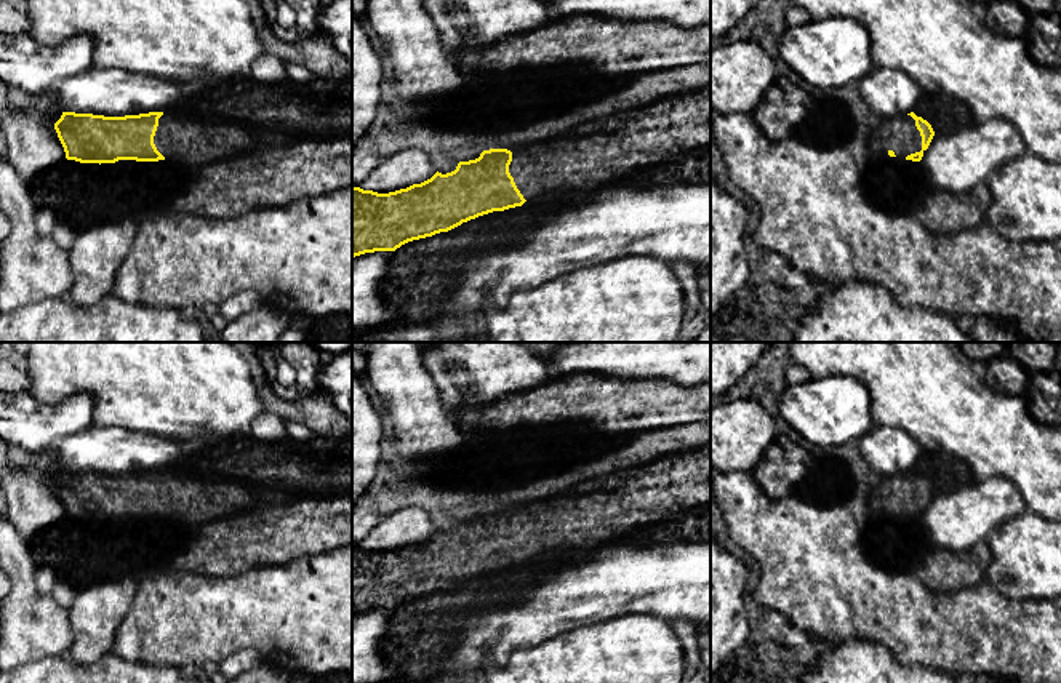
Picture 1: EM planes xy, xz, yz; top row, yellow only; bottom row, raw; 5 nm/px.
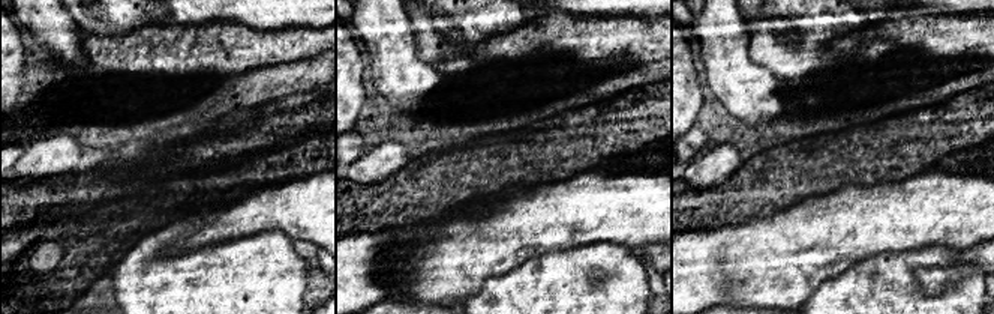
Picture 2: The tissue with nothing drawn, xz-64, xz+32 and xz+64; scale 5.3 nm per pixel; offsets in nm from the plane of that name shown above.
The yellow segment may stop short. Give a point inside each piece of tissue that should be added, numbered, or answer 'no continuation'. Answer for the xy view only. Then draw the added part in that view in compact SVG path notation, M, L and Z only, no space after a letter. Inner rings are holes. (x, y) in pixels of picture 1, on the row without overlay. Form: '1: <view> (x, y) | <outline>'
1: xy (186, 498) | M163 472L154 494L157 509L170 518L200 526L258 505L253 486L235 480L200 480Z

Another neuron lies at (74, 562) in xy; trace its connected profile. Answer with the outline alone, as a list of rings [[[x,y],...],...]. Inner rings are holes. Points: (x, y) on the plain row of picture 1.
[[[66,517],[27,539],[27,545],[37,568],[53,568],[80,590],[101,581],[162,573],[194,536],[195,526],[170,517],[101,523]]]

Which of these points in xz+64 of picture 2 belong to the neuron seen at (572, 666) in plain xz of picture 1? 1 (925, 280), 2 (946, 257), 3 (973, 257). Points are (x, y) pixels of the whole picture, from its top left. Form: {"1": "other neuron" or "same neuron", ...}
{"1": "other neuron", "2": "same neuron", "3": "other neuron"}

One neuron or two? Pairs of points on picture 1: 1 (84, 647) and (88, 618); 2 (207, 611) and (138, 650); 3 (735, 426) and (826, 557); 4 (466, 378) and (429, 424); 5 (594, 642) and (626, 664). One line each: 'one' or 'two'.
1: one
2: one
3: two
4: two
5: one

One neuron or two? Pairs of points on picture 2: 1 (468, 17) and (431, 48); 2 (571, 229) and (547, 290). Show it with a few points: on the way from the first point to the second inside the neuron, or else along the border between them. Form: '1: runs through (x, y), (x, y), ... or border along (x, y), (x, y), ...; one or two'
1: runs through (455, 17), (443, 26), (434, 27), (432, 35); one
2: border along (597, 241), (588, 245), (550, 250), (528, 259); two

